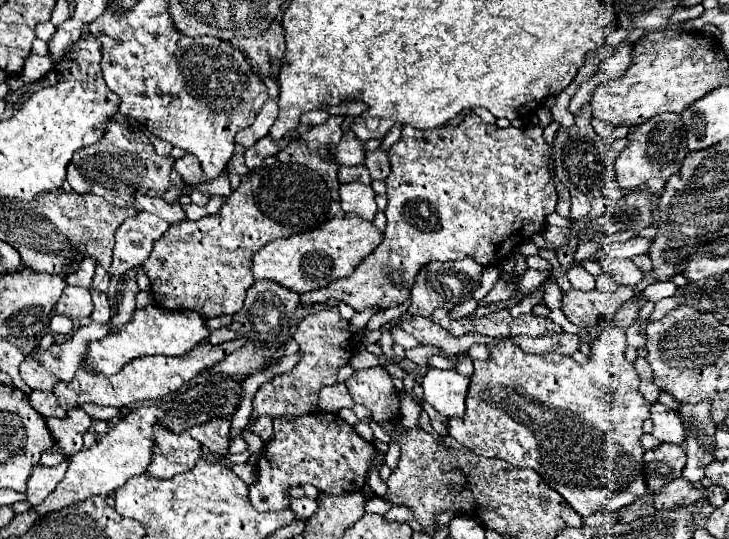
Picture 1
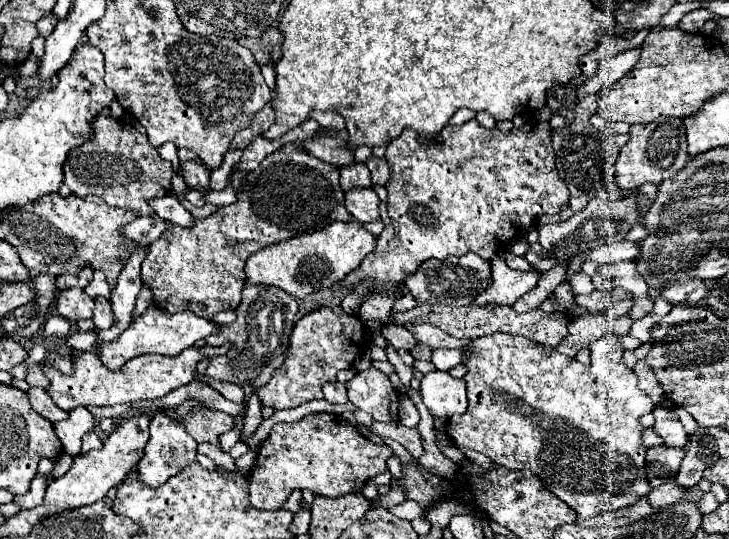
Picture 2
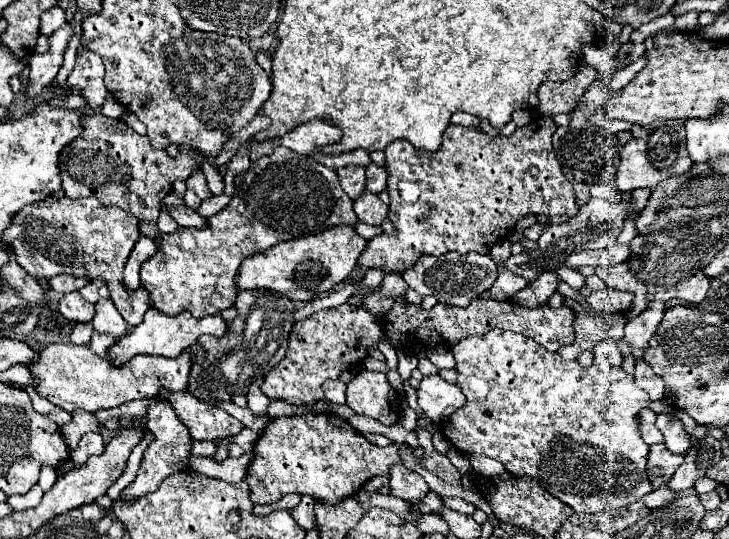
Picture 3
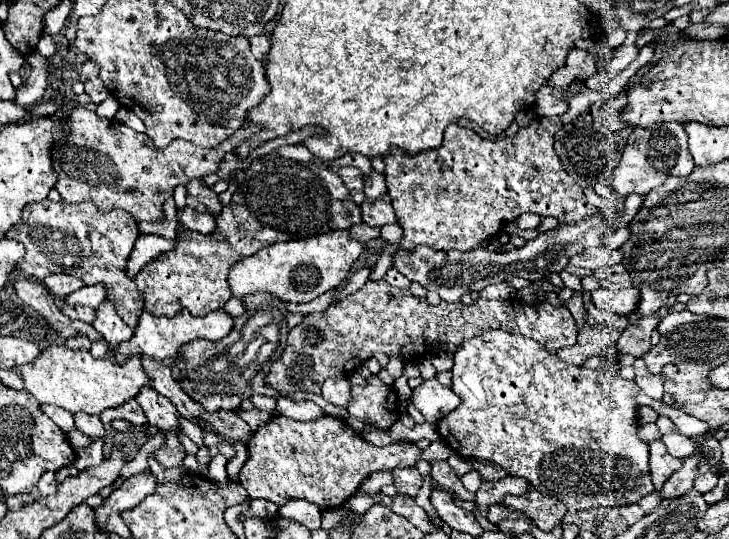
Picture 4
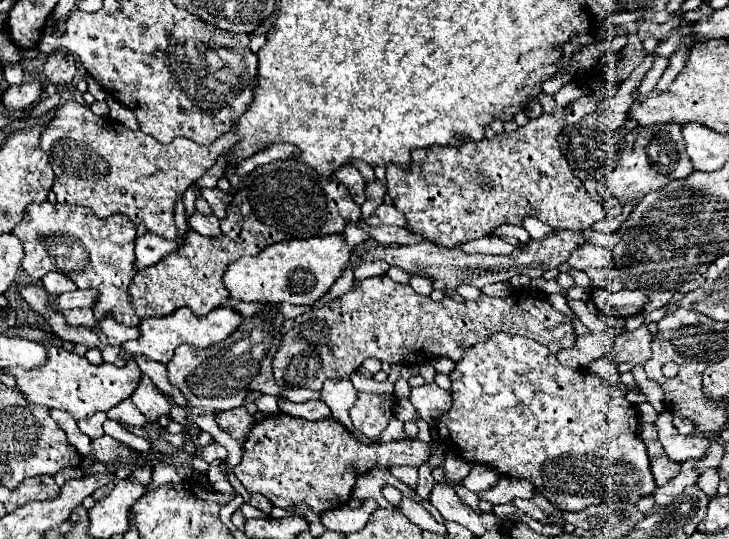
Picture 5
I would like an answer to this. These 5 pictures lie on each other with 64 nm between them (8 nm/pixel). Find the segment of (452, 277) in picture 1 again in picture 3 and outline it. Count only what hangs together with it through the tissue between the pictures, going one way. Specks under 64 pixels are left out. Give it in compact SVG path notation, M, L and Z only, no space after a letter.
M446 252L442 256L422 254L416 264L412 264L402 272L402 276L408 282L408 286L420 292L422 296L434 294L442 304L468 306L478 294L482 294L496 282L498 262L492 258L492 254L480 254L480 252L468 252L468 254Z

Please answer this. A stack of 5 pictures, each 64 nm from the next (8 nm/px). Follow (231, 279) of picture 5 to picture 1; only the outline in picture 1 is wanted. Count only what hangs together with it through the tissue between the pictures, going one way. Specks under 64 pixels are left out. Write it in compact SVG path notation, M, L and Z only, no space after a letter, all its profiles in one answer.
M358 216L334 218L320 230L304 232L290 238L274 240L258 250L252 258L252 276L254 280L272 280L296 294L306 294L328 286L332 280L344 278L356 270L356 266L374 252L380 244L382 232L372 226L372 222L360 220Z

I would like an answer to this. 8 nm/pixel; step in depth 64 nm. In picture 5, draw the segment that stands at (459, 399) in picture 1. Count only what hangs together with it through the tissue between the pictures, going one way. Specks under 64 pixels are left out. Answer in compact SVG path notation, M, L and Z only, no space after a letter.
M424 384L410 390L410 402L430 426L436 426L436 420L452 406L452 396L436 384Z

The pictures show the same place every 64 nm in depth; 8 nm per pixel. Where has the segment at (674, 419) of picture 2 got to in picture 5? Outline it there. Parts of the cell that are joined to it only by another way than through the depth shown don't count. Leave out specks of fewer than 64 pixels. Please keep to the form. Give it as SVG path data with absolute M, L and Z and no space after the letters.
M662 412L658 416L656 428L658 428L658 440L664 446L664 452L672 462L686 462L688 458L700 460L708 454L708 448L712 444L712 438L708 436L676 434L670 412Z

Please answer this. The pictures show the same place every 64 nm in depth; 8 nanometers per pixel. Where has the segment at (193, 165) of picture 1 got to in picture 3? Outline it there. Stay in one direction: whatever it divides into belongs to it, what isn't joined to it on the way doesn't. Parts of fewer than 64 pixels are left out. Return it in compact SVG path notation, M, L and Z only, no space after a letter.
M194 172L194 174L186 180L186 186L188 186L200 200L212 198L212 192L208 190L208 186L206 186L206 178L204 178L202 172Z

